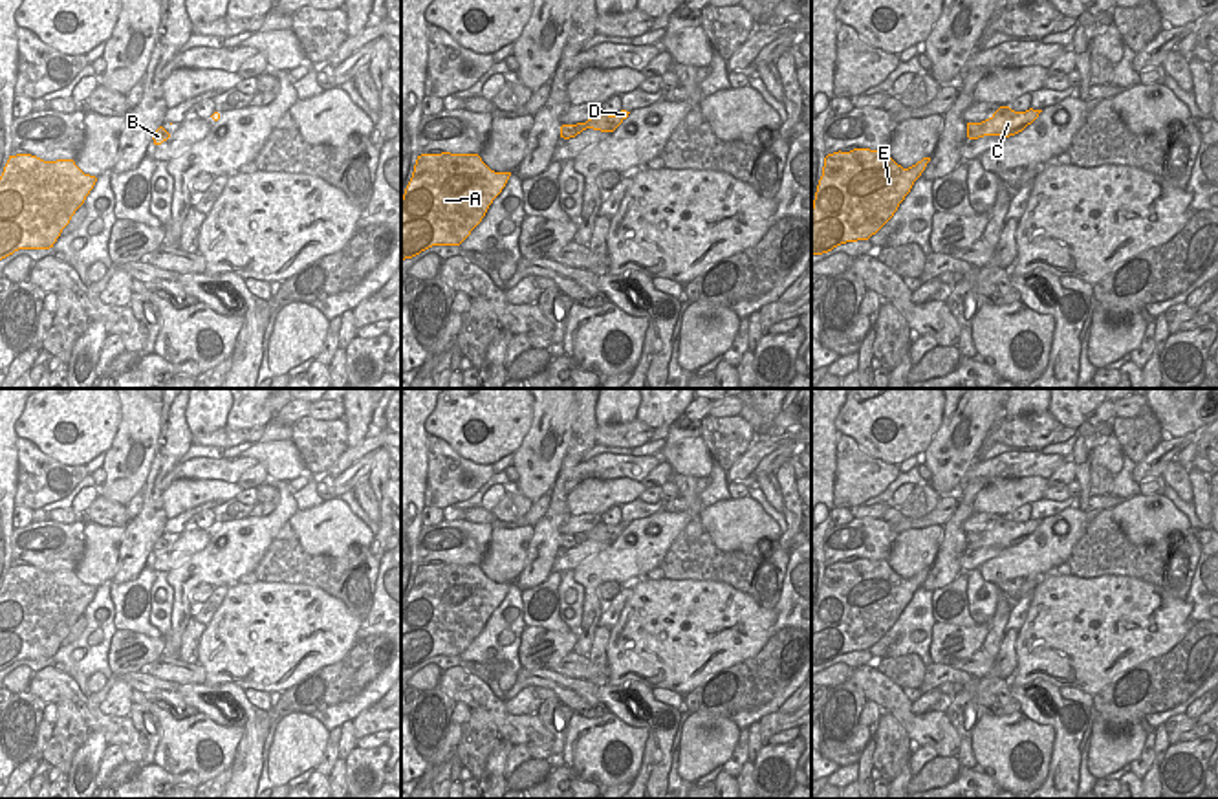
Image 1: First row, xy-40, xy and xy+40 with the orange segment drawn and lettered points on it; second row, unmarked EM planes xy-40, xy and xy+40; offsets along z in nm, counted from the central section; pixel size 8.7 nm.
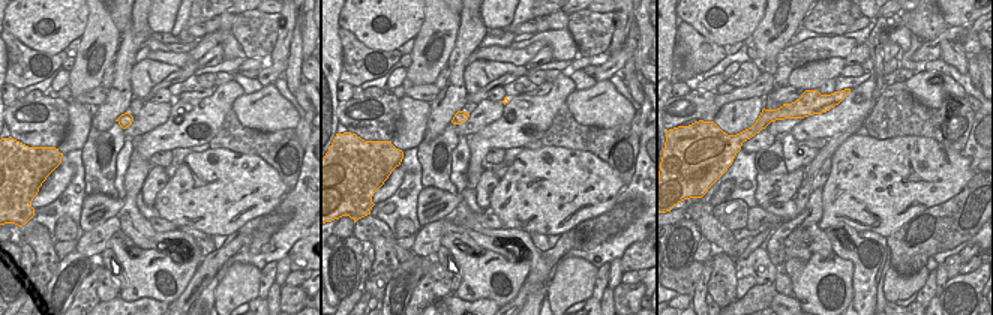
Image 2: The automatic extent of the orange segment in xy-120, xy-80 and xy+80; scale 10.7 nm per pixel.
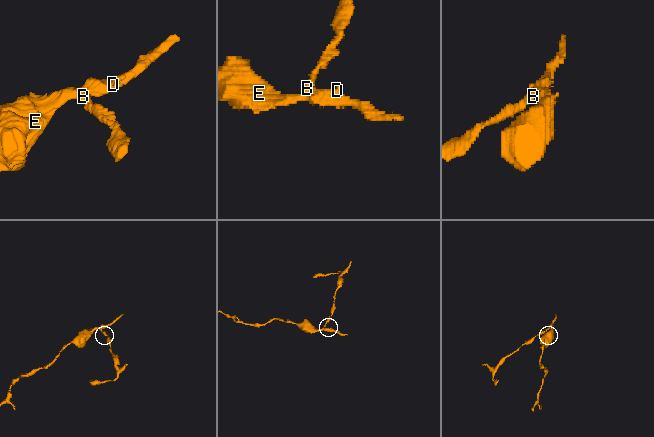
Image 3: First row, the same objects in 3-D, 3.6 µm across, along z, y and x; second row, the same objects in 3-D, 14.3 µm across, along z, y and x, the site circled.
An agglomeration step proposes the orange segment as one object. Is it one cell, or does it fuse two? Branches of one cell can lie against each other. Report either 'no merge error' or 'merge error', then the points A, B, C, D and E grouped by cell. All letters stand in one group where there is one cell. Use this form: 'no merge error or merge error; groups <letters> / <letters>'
merge error; groups A C D E / B

